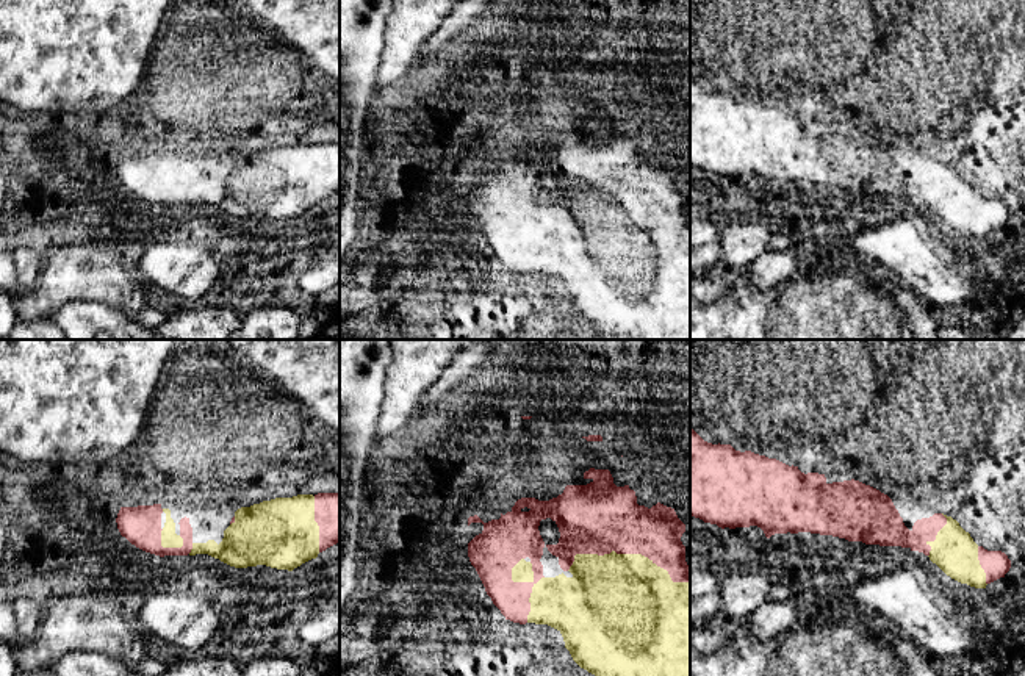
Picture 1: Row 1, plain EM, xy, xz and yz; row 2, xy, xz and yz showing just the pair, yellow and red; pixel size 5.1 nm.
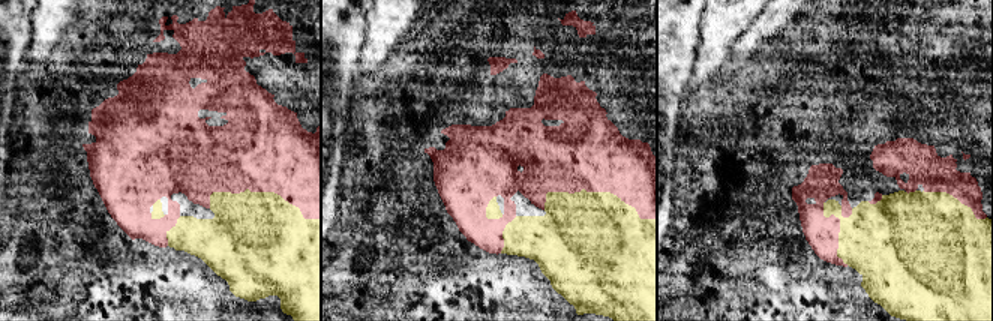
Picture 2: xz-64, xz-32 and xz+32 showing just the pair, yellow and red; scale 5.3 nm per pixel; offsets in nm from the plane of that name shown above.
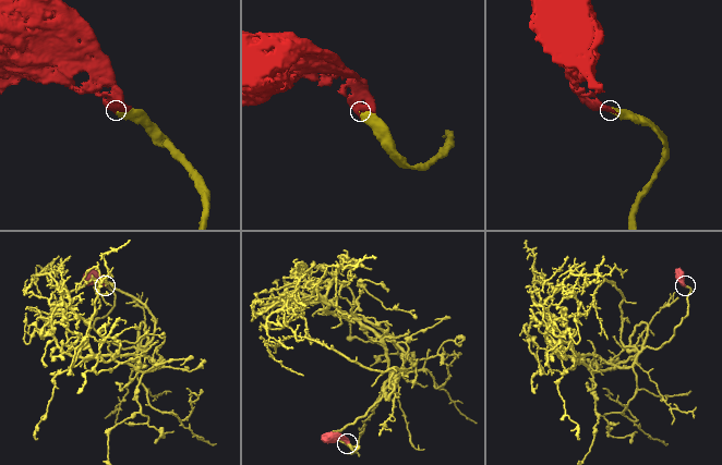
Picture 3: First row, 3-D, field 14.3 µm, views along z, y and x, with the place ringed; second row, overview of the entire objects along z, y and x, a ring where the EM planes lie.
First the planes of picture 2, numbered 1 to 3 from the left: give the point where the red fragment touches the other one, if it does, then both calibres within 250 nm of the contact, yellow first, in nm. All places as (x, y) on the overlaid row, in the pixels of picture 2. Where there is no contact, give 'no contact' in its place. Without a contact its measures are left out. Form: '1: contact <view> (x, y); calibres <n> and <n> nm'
1: contact xz-64 (266, 192); calibres 500 and 480 nm
2: contact xz-32 (602, 192); calibres 500 and 400 nm
3: contact xz+32 (840, 228); calibres 420 and 180 nm

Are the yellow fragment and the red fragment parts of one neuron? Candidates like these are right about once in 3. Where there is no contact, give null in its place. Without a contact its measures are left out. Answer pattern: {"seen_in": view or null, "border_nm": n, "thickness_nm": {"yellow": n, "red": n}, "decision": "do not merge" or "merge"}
{"seen_in": "xz", "border_nm": 650, "thickness_nm": {"yellow": 500, "red": 360}, "decision": "merge"}

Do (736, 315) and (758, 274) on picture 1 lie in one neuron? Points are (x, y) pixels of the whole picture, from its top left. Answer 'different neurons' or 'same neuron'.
different neurons

